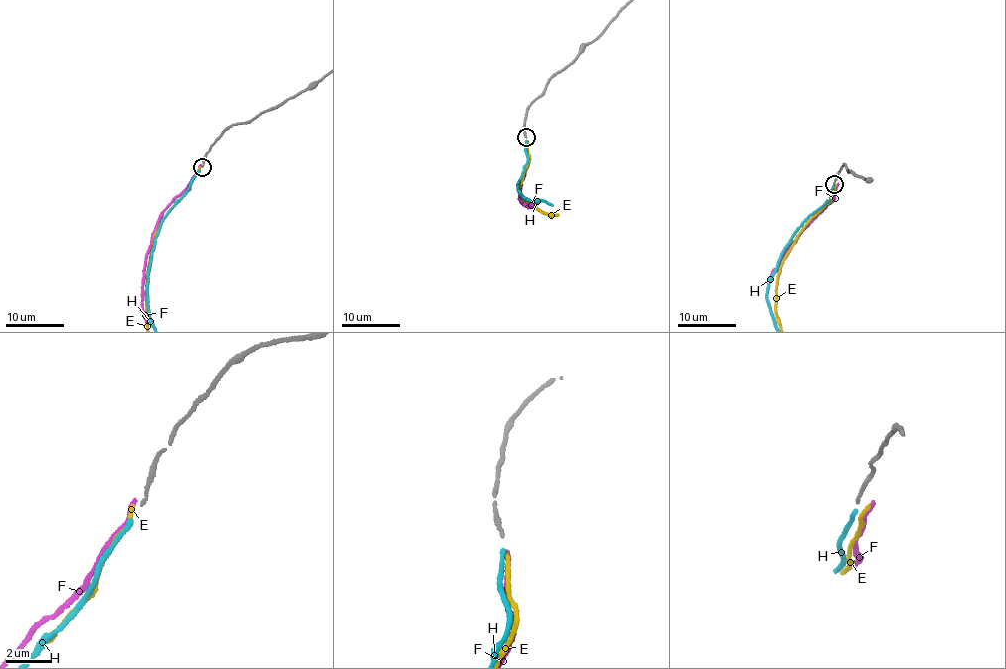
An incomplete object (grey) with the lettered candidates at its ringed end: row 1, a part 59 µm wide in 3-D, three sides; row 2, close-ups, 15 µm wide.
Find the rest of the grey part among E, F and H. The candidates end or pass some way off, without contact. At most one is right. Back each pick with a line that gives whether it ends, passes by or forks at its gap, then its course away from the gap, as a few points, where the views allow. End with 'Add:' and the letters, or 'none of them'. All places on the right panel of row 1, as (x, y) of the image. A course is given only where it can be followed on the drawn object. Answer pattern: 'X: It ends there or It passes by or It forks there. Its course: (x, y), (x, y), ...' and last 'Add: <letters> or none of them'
Add: none of them

